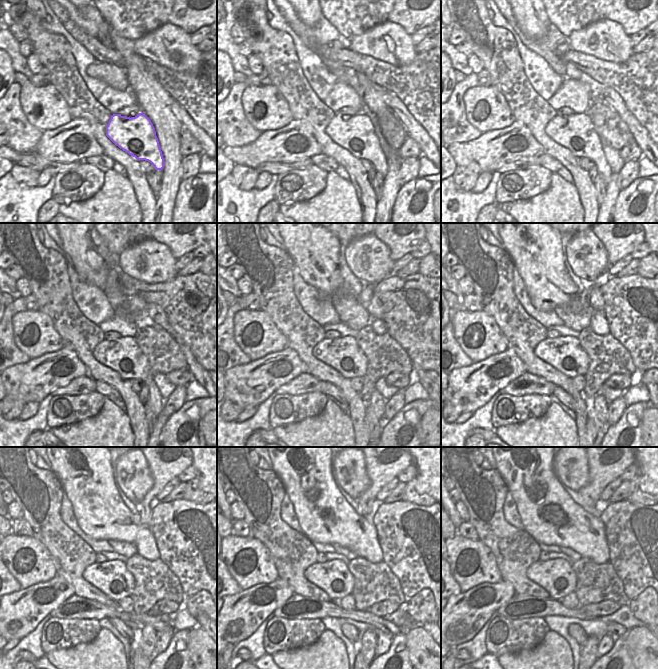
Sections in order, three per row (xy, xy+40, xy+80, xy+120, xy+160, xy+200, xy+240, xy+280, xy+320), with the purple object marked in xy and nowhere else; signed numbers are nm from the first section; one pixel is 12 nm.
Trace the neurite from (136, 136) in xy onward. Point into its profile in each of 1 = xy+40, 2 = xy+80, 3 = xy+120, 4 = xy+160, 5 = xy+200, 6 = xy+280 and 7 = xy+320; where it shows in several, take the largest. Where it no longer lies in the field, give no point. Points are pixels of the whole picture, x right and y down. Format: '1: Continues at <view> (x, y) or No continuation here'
1: Continues at xy+40 (356, 133)
2: Continues at xy+80 (575, 132)
3: Continues at xy+120 (123, 355)
4: Continues at xy+160 (343, 354)
5: Continues at xy+200 (565, 354)
6: Continues at xy+280 (333, 577)
7: Continues at xy+320 (557, 577).

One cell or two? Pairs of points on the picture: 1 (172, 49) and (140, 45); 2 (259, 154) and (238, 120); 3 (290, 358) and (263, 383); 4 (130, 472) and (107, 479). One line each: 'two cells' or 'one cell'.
1: one cell
2: two cells
3: one cell
4: two cells

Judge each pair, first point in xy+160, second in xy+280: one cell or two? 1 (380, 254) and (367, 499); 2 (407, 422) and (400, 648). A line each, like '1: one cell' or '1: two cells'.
1: two cells
2: one cell

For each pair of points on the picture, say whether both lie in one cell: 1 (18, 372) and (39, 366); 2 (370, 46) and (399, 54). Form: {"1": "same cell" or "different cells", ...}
{"1": "same cell", "2": "same cell"}

